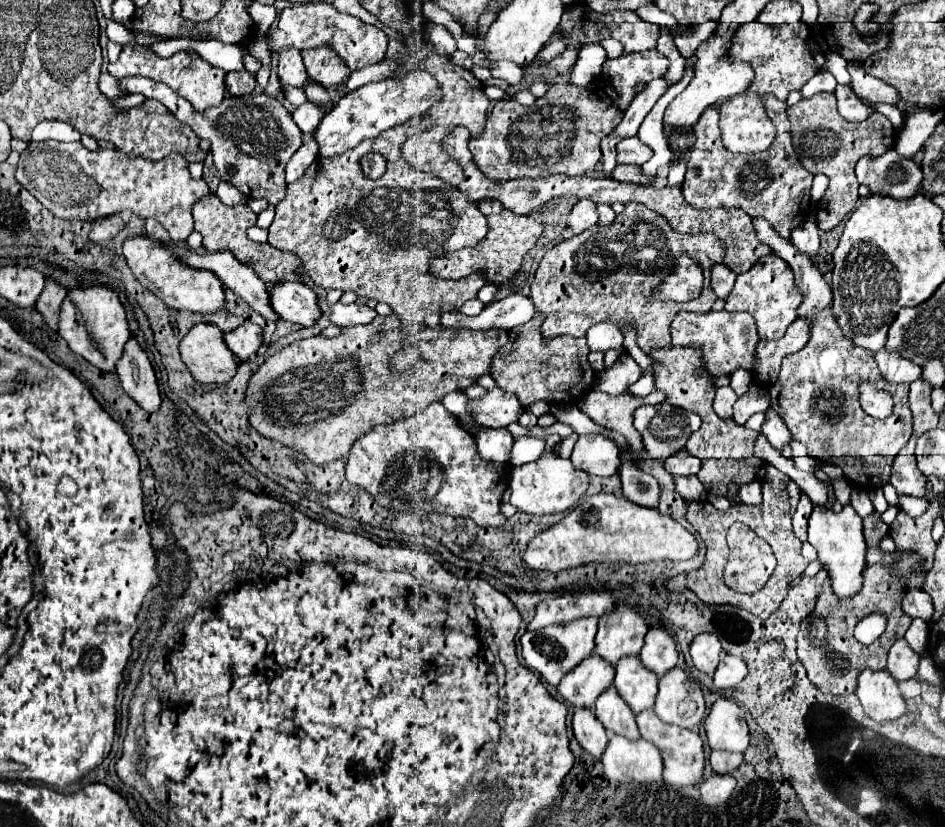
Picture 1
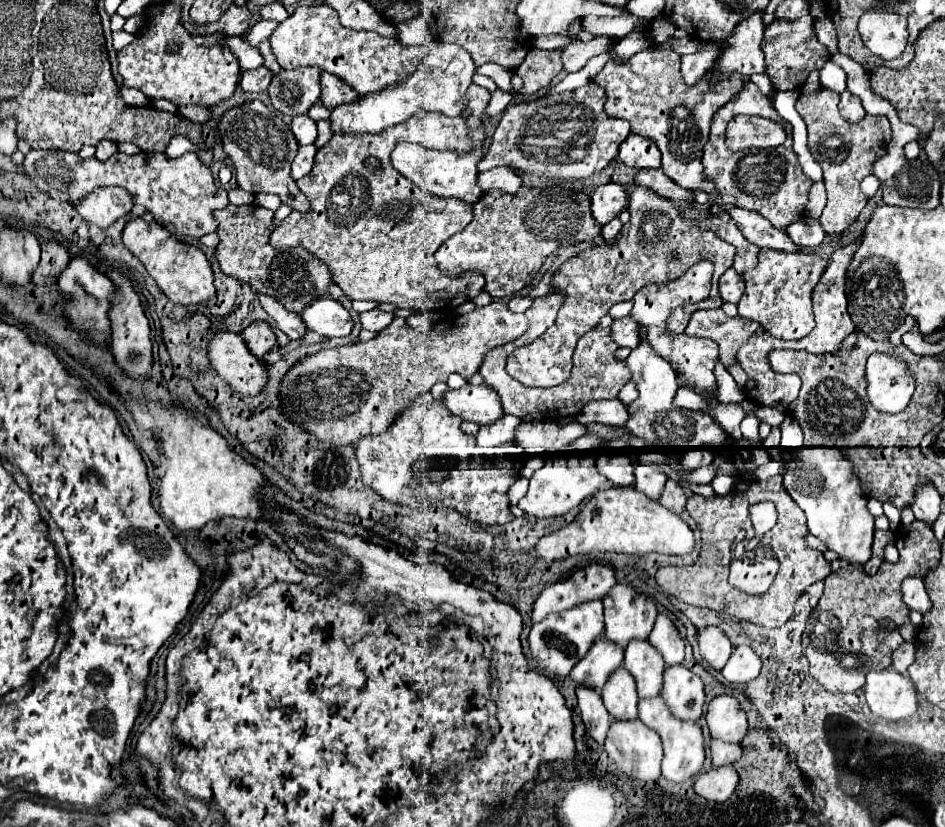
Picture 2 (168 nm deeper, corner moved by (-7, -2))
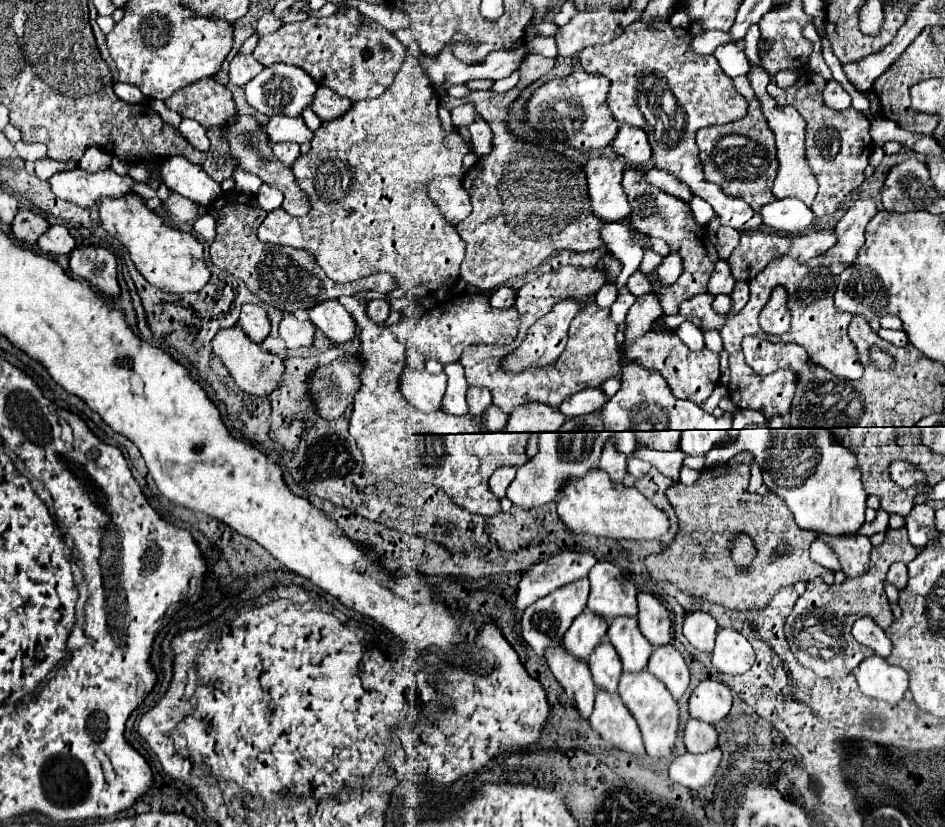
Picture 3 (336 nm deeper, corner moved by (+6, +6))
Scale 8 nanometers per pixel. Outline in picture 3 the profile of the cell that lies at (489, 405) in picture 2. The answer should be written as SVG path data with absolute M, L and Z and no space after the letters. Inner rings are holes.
M405 368L401 376L401 390L409 404L413 404L421 412L435 412L443 404L443 396L447 390L447 376L441 372L437 376L427 370L411 370Z

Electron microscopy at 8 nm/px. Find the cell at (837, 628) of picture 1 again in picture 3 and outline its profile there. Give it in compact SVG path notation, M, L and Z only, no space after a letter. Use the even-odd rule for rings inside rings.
M887 530L885 542L871 550L871 568L863 576L847 578L841 584L825 584L821 578L811 580L785 622L785 636L799 664L813 670L819 678L841 680L851 674L861 660L873 656L873 650L857 644L851 626L861 616L871 616L883 628L891 626L895 618L883 590L885 574L893 562L911 562L919 552L921 548L911 546L905 530Z

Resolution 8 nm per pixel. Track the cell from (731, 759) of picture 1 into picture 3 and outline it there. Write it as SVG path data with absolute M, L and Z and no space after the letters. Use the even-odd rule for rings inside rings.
M689 718L685 726L685 746L693 754L703 754L707 750L717 748L717 730L711 724L705 724L701 720Z

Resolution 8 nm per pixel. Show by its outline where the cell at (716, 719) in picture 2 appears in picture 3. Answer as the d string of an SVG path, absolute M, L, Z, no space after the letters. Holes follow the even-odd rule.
M703 680L689 698L689 714L707 724L721 722L731 710L731 690L715 680Z

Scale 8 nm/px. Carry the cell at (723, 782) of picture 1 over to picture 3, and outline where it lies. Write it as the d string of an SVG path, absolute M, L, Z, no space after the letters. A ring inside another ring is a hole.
M709 750L705 754L683 754L669 766L669 778L685 788L703 788L717 772L721 762L721 750Z

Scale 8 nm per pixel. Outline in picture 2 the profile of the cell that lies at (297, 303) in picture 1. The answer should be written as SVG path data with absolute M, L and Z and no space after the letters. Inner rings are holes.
M320 298L302 312L302 320L306 322L308 330L318 332L326 338L344 338L350 336L354 320L350 312L332 298Z

